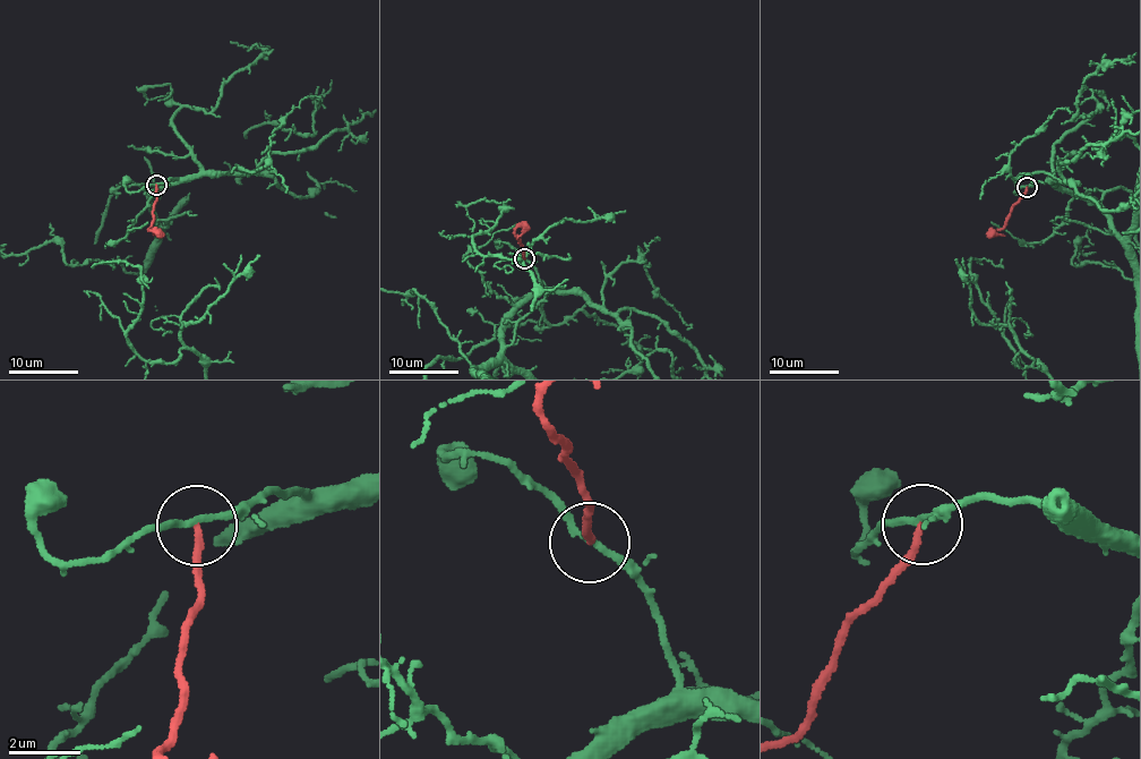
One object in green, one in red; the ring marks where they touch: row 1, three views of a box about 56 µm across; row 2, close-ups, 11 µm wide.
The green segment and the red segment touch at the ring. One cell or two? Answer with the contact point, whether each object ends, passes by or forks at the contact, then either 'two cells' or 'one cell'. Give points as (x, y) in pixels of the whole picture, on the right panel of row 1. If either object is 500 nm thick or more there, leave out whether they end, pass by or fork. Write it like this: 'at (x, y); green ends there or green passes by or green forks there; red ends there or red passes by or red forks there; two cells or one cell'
at (1027, 187); green passes by; red ends there; two cells

